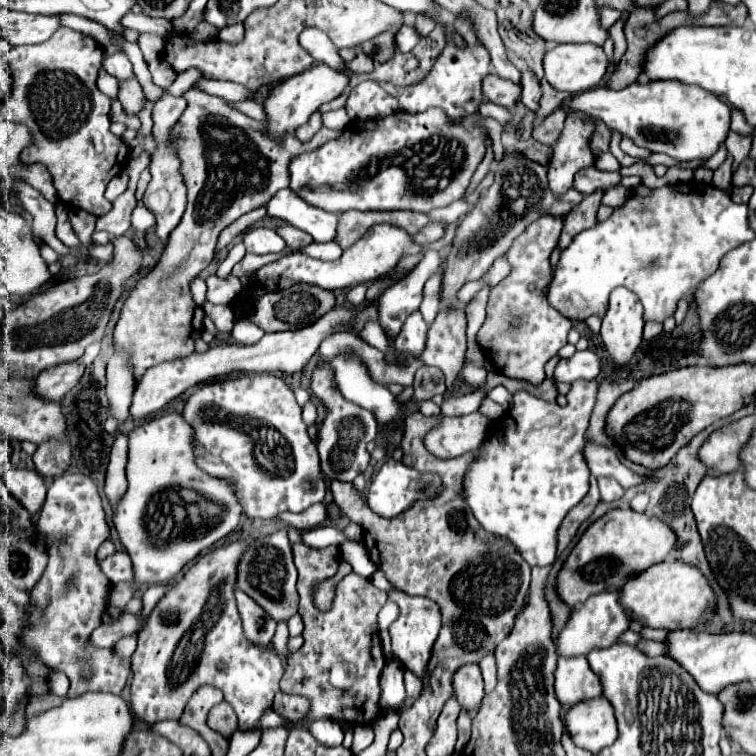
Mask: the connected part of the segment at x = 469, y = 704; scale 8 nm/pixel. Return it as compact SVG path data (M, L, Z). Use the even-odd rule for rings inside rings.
M467 664L457 670L453 676L453 690L461 708L469 714L475 714L481 708L481 700L485 696L479 664Z

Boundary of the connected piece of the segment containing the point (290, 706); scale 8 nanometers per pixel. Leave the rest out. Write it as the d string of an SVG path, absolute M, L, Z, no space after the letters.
M277 692L275 694L275 702L273 702L273 710L283 716L283 718L303 718L309 710L309 702L303 696L291 696L285 692Z

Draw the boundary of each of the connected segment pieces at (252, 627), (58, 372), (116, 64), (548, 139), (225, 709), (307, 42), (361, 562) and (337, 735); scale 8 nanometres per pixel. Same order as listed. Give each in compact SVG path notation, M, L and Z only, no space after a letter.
M239 588L235 590L235 598L237 598L237 608L243 620L243 632L247 640L253 644L269 646L275 634L275 620Z
M67 362L67 364L59 364L53 366L45 372L41 372L37 376L37 384L35 390L39 392L39 396L47 398L47 400L61 400L83 376L85 366L75 362Z
M115 52L115 54L111 54L109 58L105 58L103 70L107 70L111 76L115 76L115 78L119 78L119 80L133 76L131 62L129 62L129 58L127 58L125 54L121 54L121 52Z
M555 110L553 114L549 114L535 130L533 130L533 138L545 146L553 146L555 138L559 138L559 130L563 130L563 122L565 122L565 110Z
M221 702L221 706L215 706L215 710L211 710L207 724L213 730L219 730L221 734L227 734L231 738L231 734L235 732L235 712L231 710L231 706L227 706L227 702Z
M307 28L301 36L299 36L299 42L301 46L317 60L317 62L323 62L323 64L329 64L331 68L335 68L337 72L339 70L345 70L347 74L351 74L345 66L345 62L341 60L337 48L331 44L331 40L327 38L327 34L315 30L315 28Z
M353 542L343 544L343 546L341 546L341 554L343 554L343 558L345 558L347 562L351 562L353 570L355 570L359 576L363 576L363 578L369 578L369 576L377 570L377 566L371 562L367 550L365 550L363 546L359 546L359 544L353 544Z
M319 720L309 726L309 732L325 746L341 746L343 742L343 728L335 720Z

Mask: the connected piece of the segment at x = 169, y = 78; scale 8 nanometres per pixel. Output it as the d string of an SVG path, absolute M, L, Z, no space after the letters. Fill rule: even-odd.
M164 58L163 60L157 59L155 62L147 63L147 65L151 72L152 80L157 86L171 85L177 77L177 73Z

